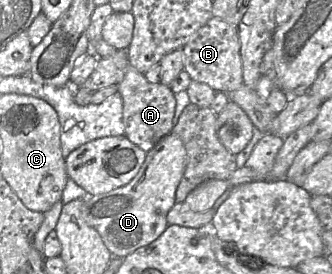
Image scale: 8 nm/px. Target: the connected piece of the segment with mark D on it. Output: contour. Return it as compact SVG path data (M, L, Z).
M173 133L163 137L148 153L136 176L125 186L88 196L83 218L100 234L113 257L125 258L160 237L168 227L167 215L176 203L176 190L187 164L181 139Z

